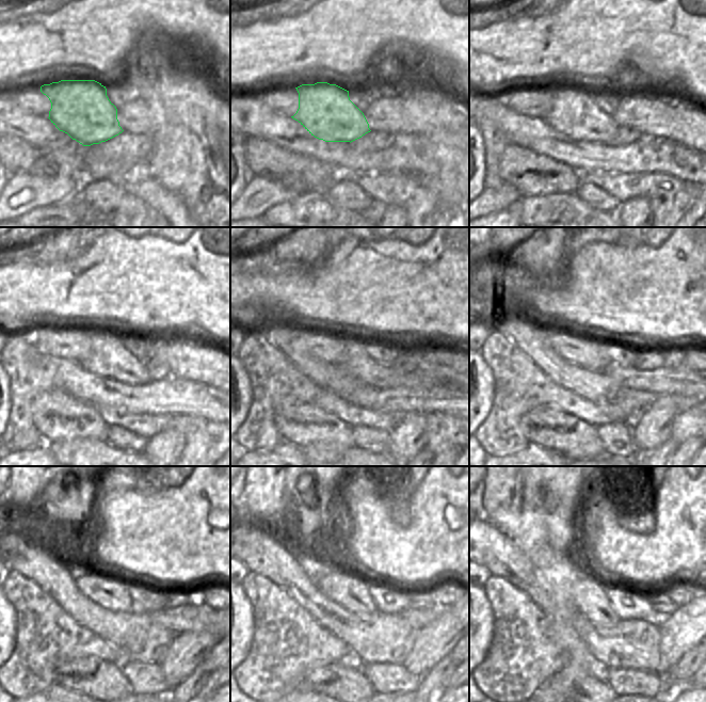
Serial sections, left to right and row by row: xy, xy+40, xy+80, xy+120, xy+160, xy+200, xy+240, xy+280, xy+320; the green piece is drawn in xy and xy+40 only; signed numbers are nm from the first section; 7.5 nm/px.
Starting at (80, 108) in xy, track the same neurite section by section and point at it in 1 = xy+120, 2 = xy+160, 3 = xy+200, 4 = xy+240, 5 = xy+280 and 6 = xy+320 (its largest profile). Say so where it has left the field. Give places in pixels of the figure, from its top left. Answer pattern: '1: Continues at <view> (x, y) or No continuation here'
1: Continues at xy+120 (108, 357)
2: Continues at xy+160 (358, 363)
3: Continues at xy+200 (682, 380)
4: Continues at xy+240 (197, 617)
5: Continues at xy+280 (418, 619)
6: Continues at xy+320 (654, 618).

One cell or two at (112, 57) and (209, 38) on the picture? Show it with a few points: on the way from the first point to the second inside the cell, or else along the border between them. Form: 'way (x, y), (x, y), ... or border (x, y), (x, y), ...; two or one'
way (137, 33), (185, 33); one

